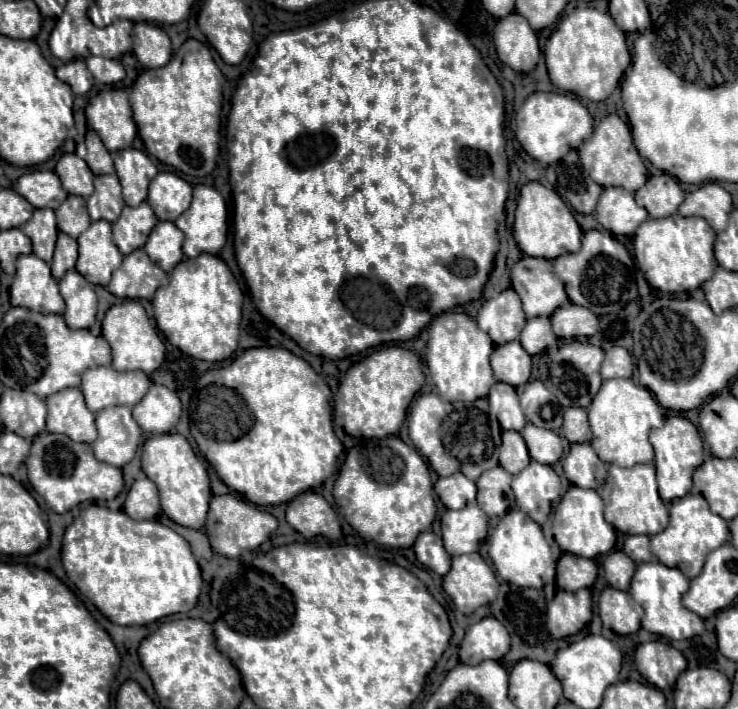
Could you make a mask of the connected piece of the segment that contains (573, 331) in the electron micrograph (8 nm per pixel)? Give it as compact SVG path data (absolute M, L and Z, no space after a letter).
M569 304L555 310L551 316L551 326L559 338L589 338L597 334L599 320L595 314L591 314L591 310Z

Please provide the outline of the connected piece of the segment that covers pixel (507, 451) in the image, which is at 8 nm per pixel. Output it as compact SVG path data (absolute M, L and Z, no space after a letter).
M515 430L503 432L503 444L499 452L499 464L509 472L509 474L519 474L527 464L531 462L527 446L523 442L523 436Z

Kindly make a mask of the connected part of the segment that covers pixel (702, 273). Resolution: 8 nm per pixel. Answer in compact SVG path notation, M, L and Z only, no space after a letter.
M673 214L669 218L649 218L639 226L639 230L633 236L633 248L635 248L635 260L639 270L645 274L647 282L661 290L661 292L693 292L697 290L707 278L711 278L713 270L717 268L715 256L713 256L713 242L715 232L711 226L697 216L683 218L681 214Z

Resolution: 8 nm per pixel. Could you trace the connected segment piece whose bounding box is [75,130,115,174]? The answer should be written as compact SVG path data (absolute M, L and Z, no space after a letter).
M89 130L84 140L77 144L75 152L87 162L93 174L113 174L115 172L111 154L107 152L101 138L93 130Z

